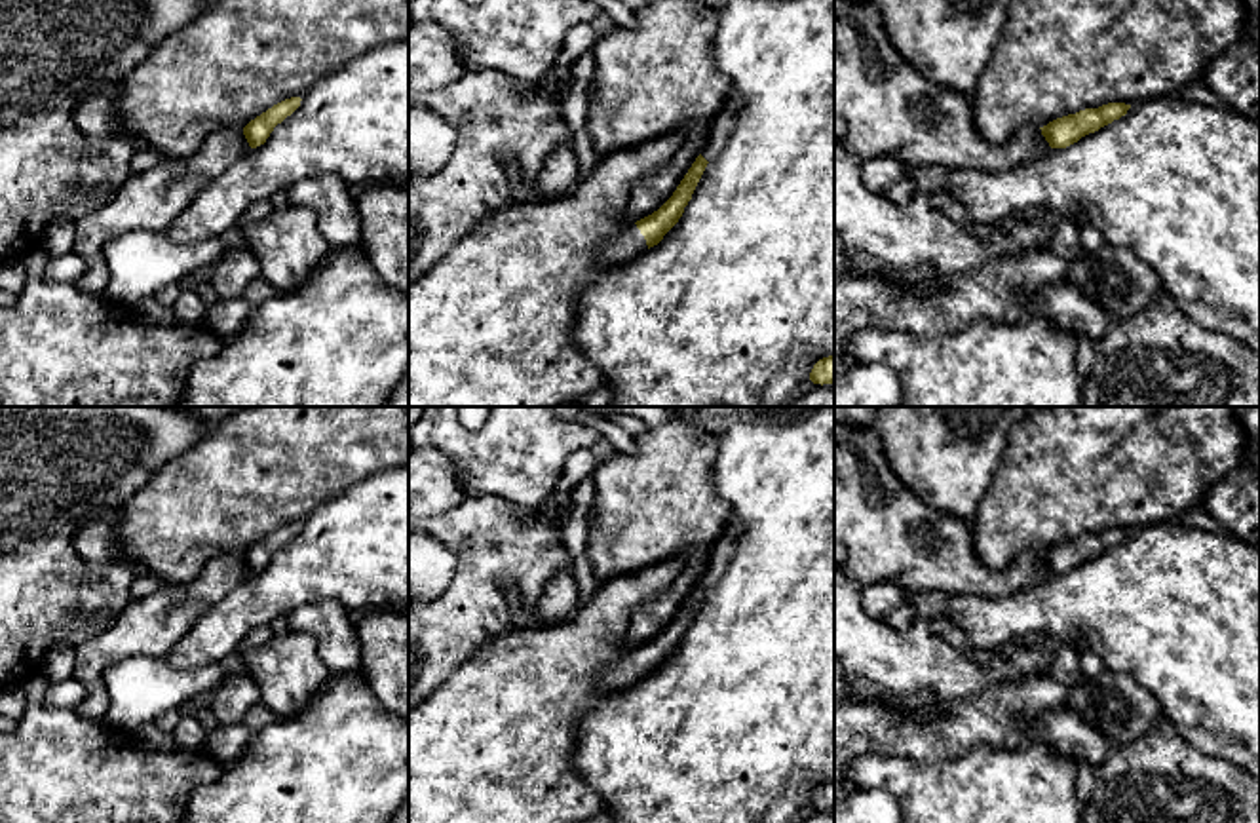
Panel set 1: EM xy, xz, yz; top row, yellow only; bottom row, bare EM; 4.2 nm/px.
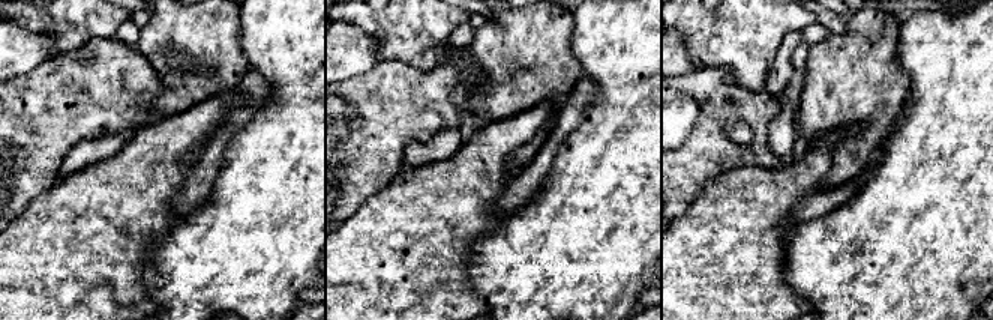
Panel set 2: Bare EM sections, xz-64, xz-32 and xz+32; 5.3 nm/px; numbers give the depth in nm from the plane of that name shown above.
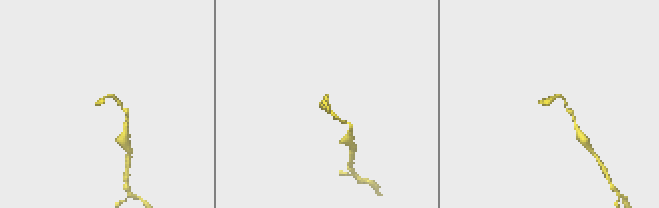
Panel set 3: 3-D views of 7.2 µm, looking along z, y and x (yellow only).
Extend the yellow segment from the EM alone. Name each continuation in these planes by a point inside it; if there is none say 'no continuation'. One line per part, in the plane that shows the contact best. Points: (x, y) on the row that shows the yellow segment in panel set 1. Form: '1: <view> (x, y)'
1: xz (630, 244)

